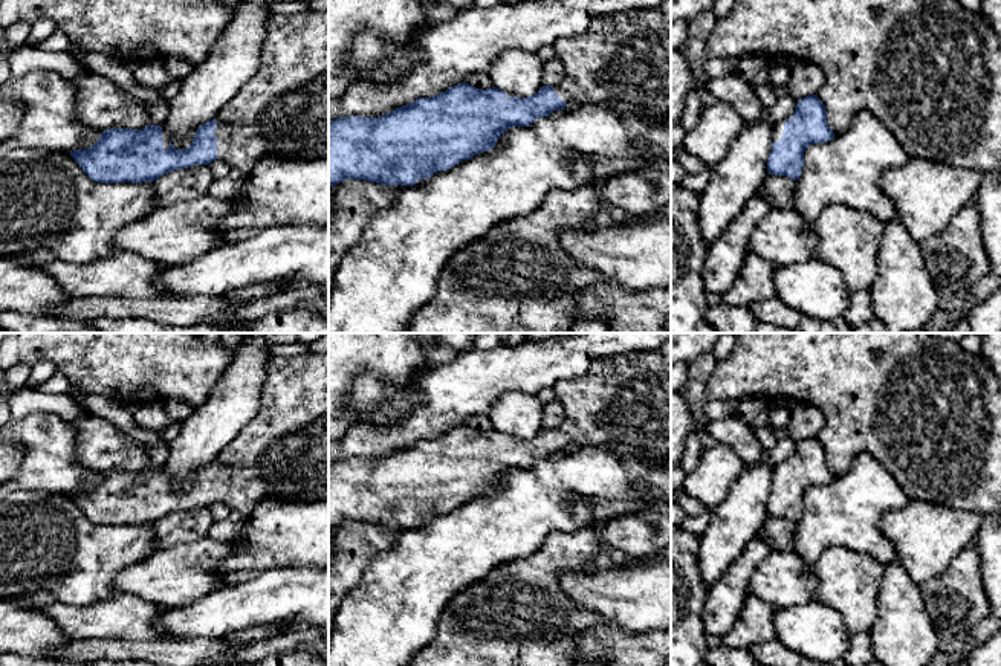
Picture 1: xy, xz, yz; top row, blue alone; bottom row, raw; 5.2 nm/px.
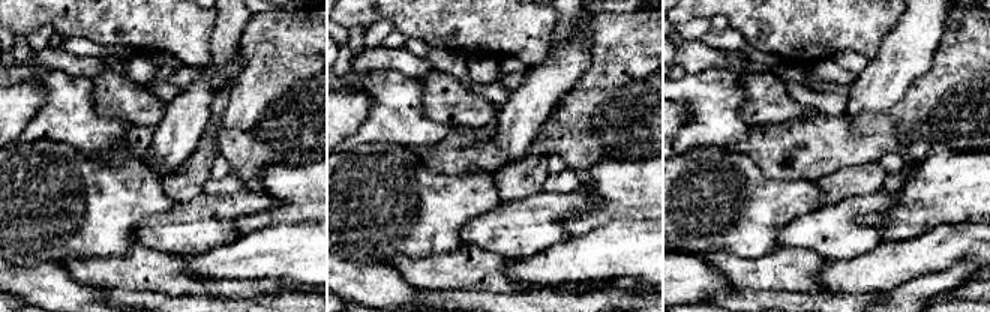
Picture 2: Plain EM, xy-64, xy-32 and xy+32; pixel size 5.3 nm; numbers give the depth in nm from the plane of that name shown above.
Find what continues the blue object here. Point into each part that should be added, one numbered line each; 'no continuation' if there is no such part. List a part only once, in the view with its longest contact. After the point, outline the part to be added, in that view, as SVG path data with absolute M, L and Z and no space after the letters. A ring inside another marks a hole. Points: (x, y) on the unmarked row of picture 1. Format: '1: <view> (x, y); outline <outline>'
1: xy (281, 454); outline M329 353L272 356L260 409L215 458L217 501L248 522L263 500L329 500Z

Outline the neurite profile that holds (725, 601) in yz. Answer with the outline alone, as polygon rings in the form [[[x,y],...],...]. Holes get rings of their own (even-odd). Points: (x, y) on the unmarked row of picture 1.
[[[755,536],[731,564],[727,571],[708,588],[703,602],[703,628],[706,635],[724,637],[735,626],[749,596],[749,584],[772,548]]]

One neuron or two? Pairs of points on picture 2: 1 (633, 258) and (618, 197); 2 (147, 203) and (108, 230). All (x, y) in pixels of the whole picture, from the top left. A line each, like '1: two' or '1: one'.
1: two
2: one

